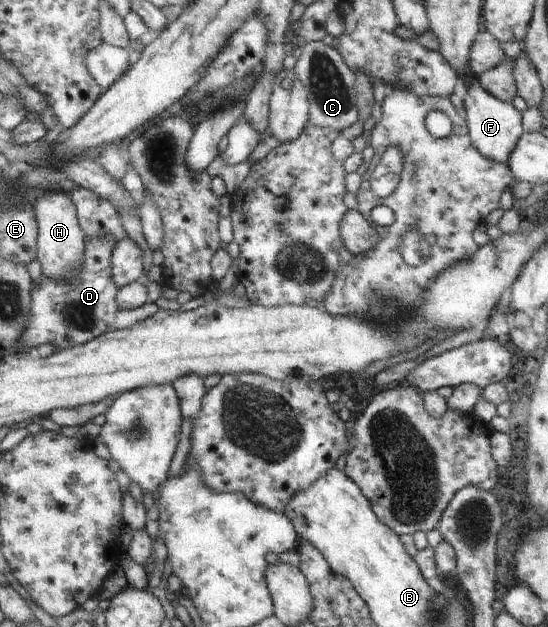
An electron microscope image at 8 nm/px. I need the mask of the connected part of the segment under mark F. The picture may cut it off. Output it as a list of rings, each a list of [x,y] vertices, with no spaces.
[[[471,83],[467,87],[463,101],[465,105],[465,123],[473,147],[476,147],[477,151],[485,156],[485,159],[507,166],[509,153],[513,151],[513,147],[515,147],[515,143],[521,135],[521,119],[519,117],[522,115],[517,113],[517,109],[511,103],[503,103],[503,101],[495,99],[493,95],[489,95],[488,91],[479,87],[477,83]]]

